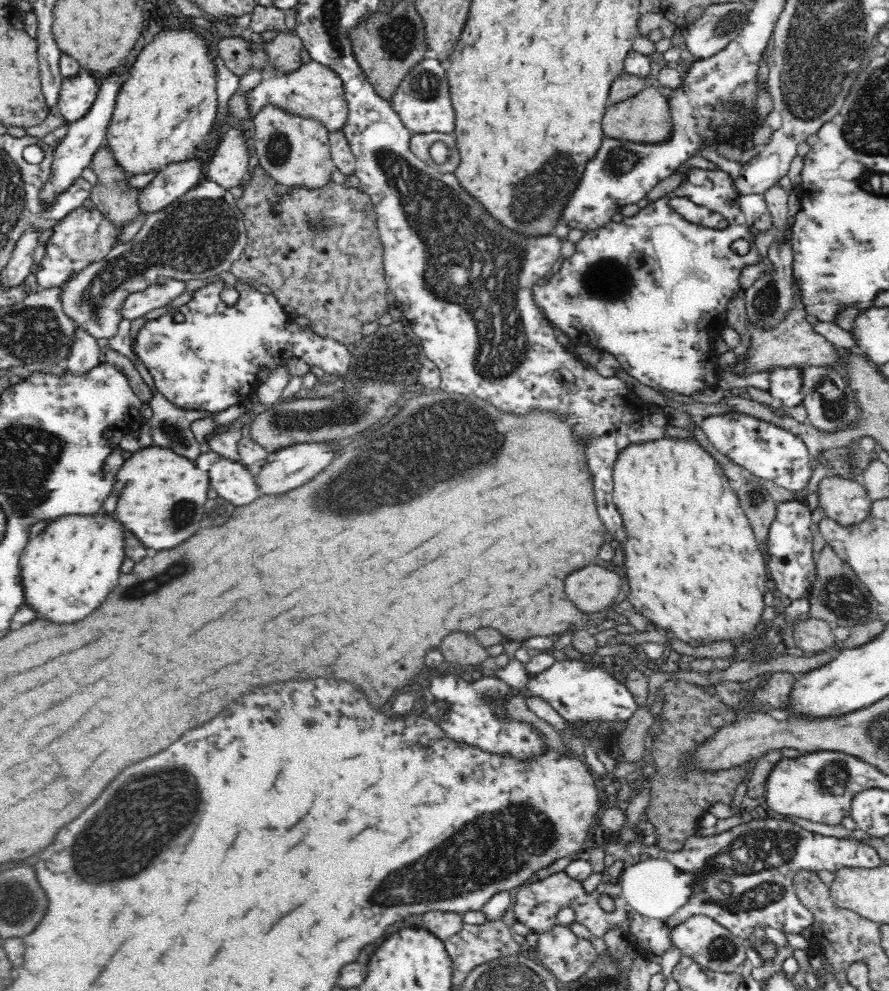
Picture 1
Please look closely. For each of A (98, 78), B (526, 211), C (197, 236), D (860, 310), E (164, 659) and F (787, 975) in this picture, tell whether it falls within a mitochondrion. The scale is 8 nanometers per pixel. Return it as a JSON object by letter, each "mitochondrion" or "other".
{"A":"other","B":"mitochondrion","C":"mitochondrion","D":"other","E":"other","F":"other"}

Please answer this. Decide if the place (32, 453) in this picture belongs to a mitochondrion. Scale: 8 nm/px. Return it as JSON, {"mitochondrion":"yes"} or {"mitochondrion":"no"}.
{"mitochondrion":"yes"}

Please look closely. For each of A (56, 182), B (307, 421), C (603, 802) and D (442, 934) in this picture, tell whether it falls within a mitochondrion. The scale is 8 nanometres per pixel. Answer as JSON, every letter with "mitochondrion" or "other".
{"A":"other","B":"mitochondrion","C":"other","D":"other"}

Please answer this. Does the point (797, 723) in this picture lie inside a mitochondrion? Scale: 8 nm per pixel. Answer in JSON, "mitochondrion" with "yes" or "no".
{"mitochondrion":"no"}

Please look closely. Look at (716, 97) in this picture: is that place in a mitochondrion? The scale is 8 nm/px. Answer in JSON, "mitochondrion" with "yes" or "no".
{"mitochondrion":"no"}

